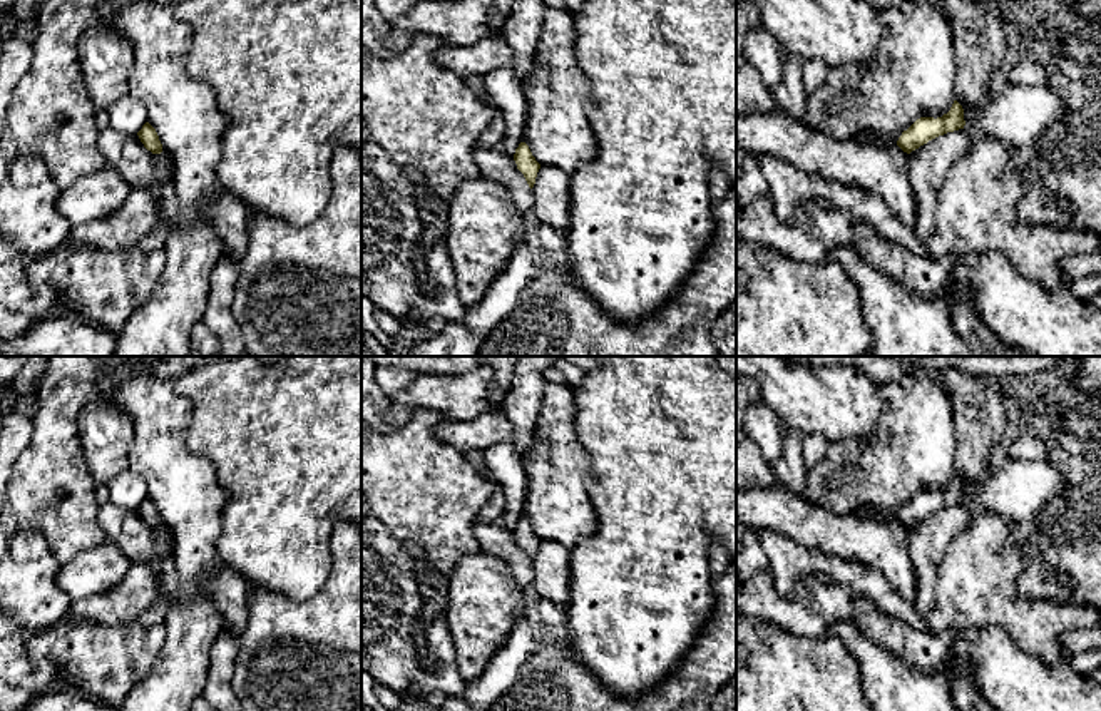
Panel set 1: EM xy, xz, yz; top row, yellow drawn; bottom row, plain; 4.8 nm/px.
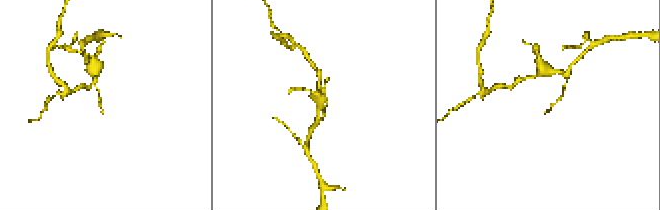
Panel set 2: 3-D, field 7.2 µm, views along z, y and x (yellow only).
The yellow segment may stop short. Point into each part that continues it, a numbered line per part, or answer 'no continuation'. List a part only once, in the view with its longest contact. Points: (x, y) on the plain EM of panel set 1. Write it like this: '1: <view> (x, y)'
no continuation

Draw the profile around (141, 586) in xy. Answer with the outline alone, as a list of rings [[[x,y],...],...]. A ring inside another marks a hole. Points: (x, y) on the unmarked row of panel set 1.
[[[157,529],[157,555],[142,562],[131,562],[124,579],[112,589],[72,601],[67,619],[114,627],[142,616],[161,592],[161,567],[171,554],[171,544]]]

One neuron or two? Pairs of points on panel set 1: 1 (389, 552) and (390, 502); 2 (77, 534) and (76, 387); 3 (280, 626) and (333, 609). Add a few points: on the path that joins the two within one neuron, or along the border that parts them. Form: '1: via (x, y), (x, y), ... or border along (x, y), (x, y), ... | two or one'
1: border along (378, 519), (402, 542) | two
2: via (72, 497), (72, 492), (62, 482), (62, 424) | one
3: via (293, 626), (317, 626), (320, 623) | one

